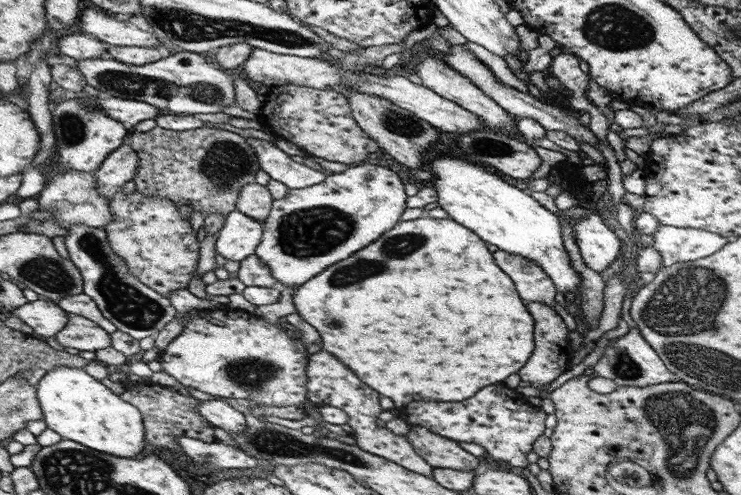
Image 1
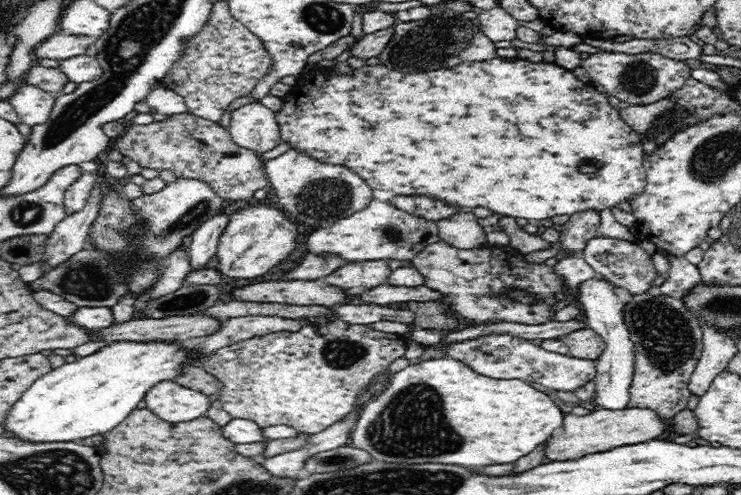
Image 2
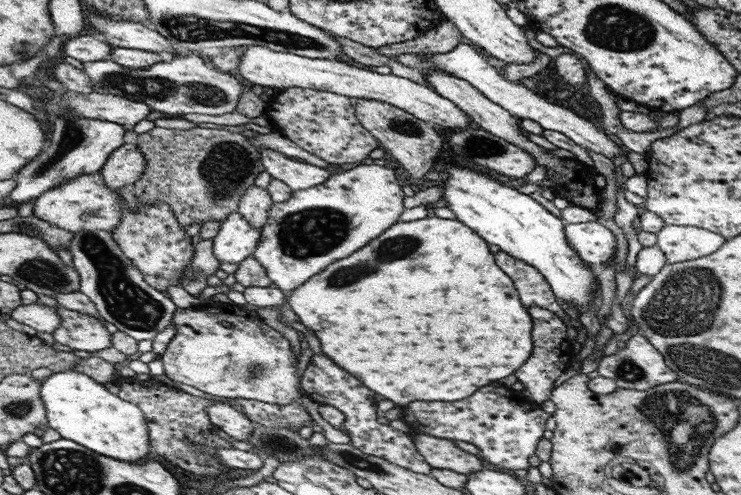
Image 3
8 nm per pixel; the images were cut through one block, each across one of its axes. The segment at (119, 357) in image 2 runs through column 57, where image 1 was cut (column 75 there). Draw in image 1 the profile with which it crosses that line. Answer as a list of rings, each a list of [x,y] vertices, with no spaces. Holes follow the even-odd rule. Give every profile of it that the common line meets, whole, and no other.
[[[58,366],[54,370],[48,370],[38,382],[36,390],[47,428],[60,434],[63,439],[73,440],[92,450],[120,458],[136,458],[142,454],[146,438],[141,410],[112,394],[83,368]]]

